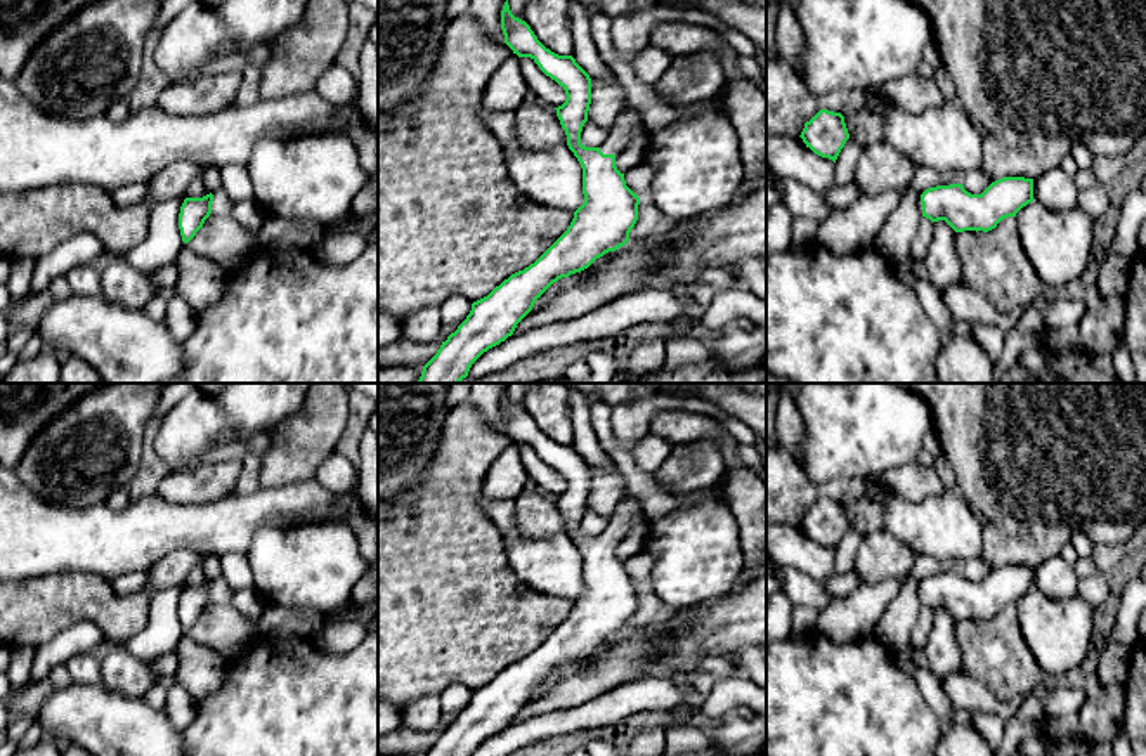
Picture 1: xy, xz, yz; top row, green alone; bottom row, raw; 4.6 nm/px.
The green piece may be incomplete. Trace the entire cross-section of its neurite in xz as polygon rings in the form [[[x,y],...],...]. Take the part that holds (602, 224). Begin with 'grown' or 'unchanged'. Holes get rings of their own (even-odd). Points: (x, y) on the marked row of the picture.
grown; [[[508,0],[501,10],[501,29],[513,54],[531,57],[565,90],[565,102],[555,109],[567,146],[583,168],[584,203],[574,212],[567,231],[534,264],[472,303],[466,319],[423,366],[416,383],[459,383],[484,352],[513,335],[517,324],[553,283],[624,246],[638,220],[640,198],[626,186],[624,173],[615,166],[615,156],[631,135],[643,128],[638,108],[629,104],[621,111],[600,147],[583,146],[581,132],[591,104],[589,75],[572,55],[558,55],[546,49],[531,26],[511,14]]]

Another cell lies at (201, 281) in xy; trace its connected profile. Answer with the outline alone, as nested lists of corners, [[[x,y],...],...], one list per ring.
[[[182,250],[175,260],[179,277],[173,286],[198,316],[213,307],[225,291],[224,269],[199,251]]]

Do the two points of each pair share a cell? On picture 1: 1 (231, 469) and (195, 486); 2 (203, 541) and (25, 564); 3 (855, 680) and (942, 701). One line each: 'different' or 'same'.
1: same
2: same
3: different

